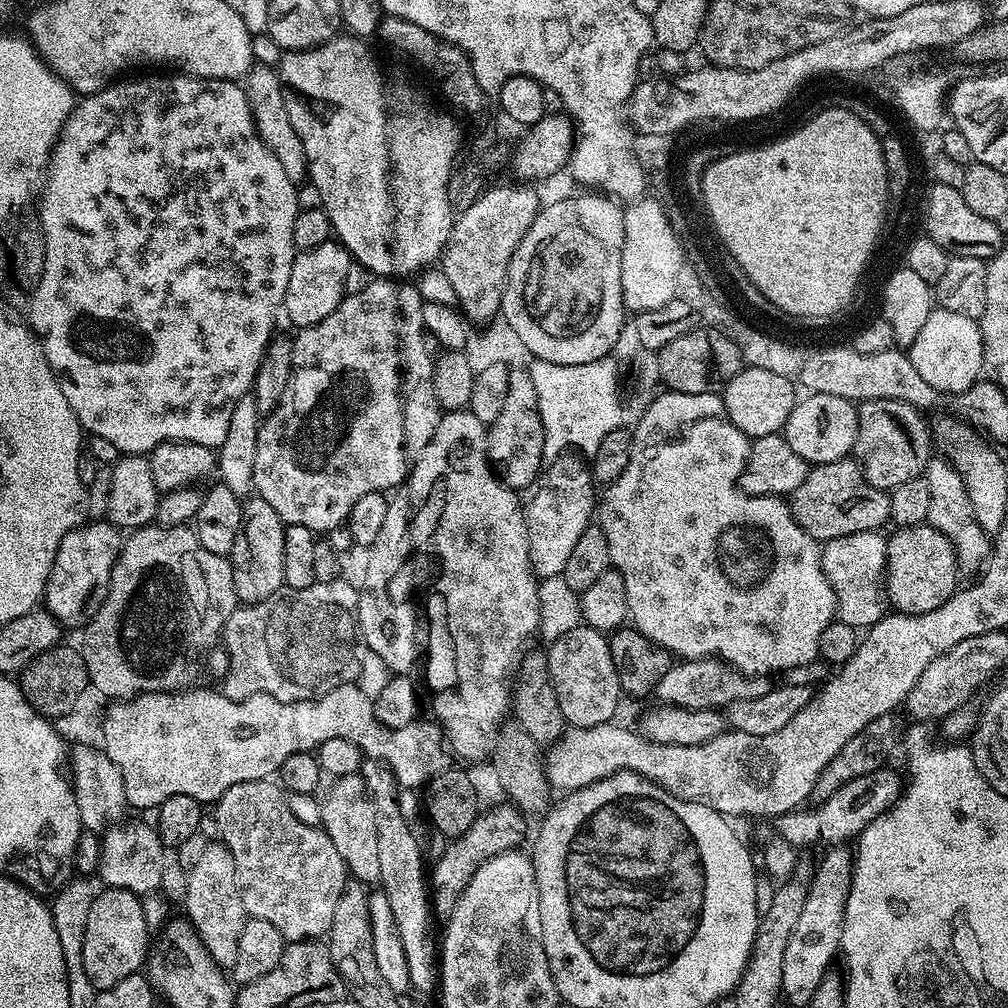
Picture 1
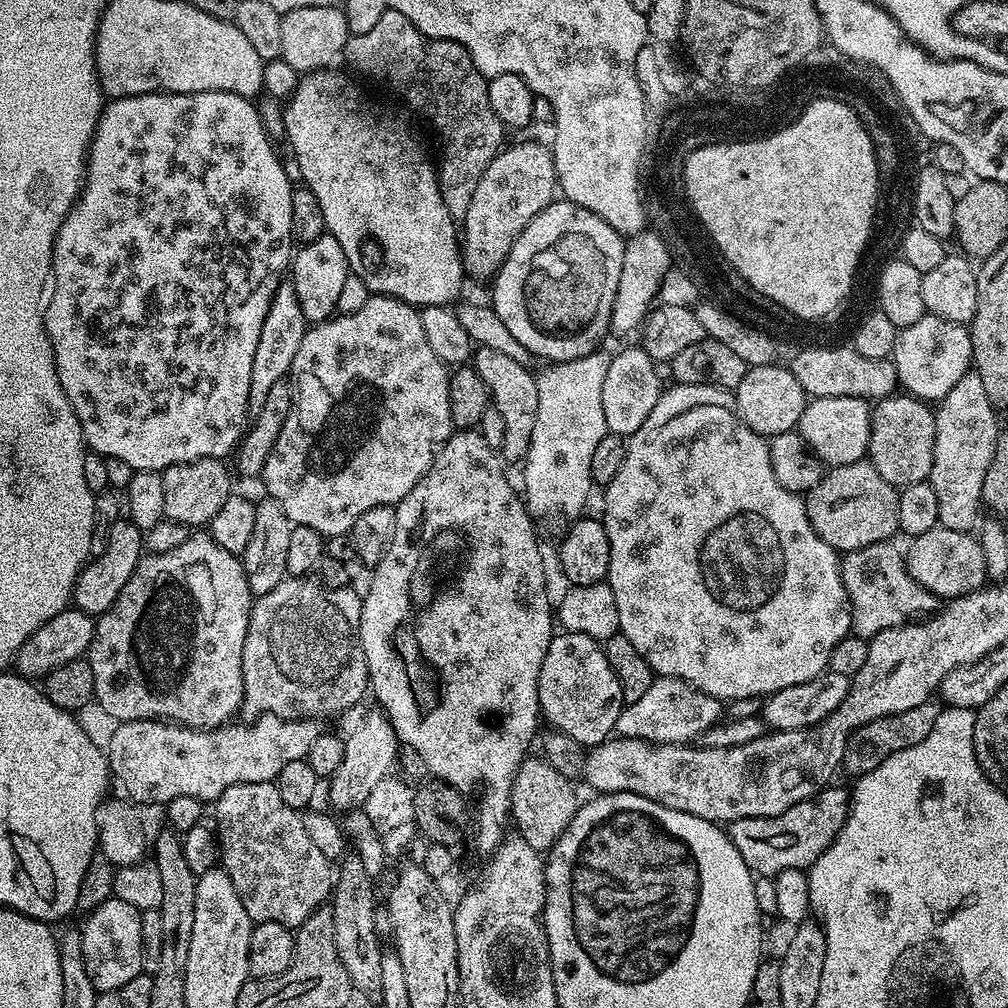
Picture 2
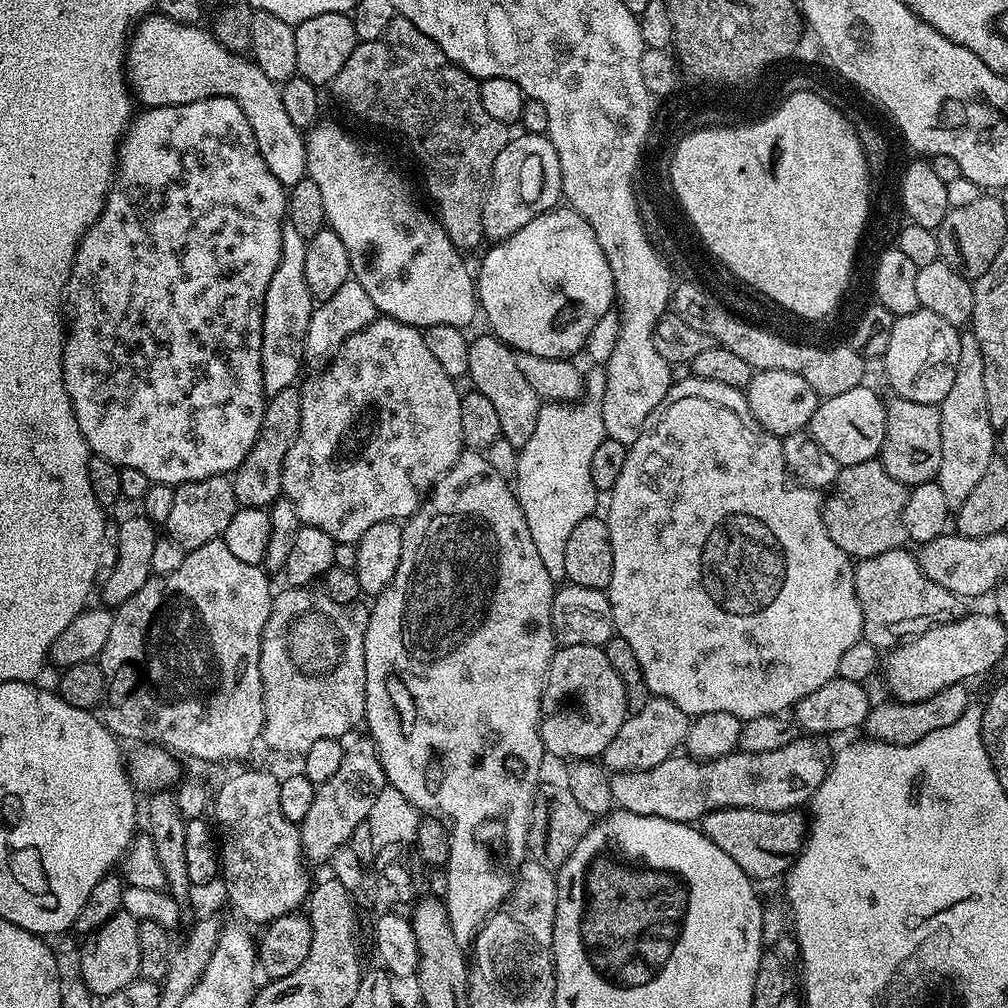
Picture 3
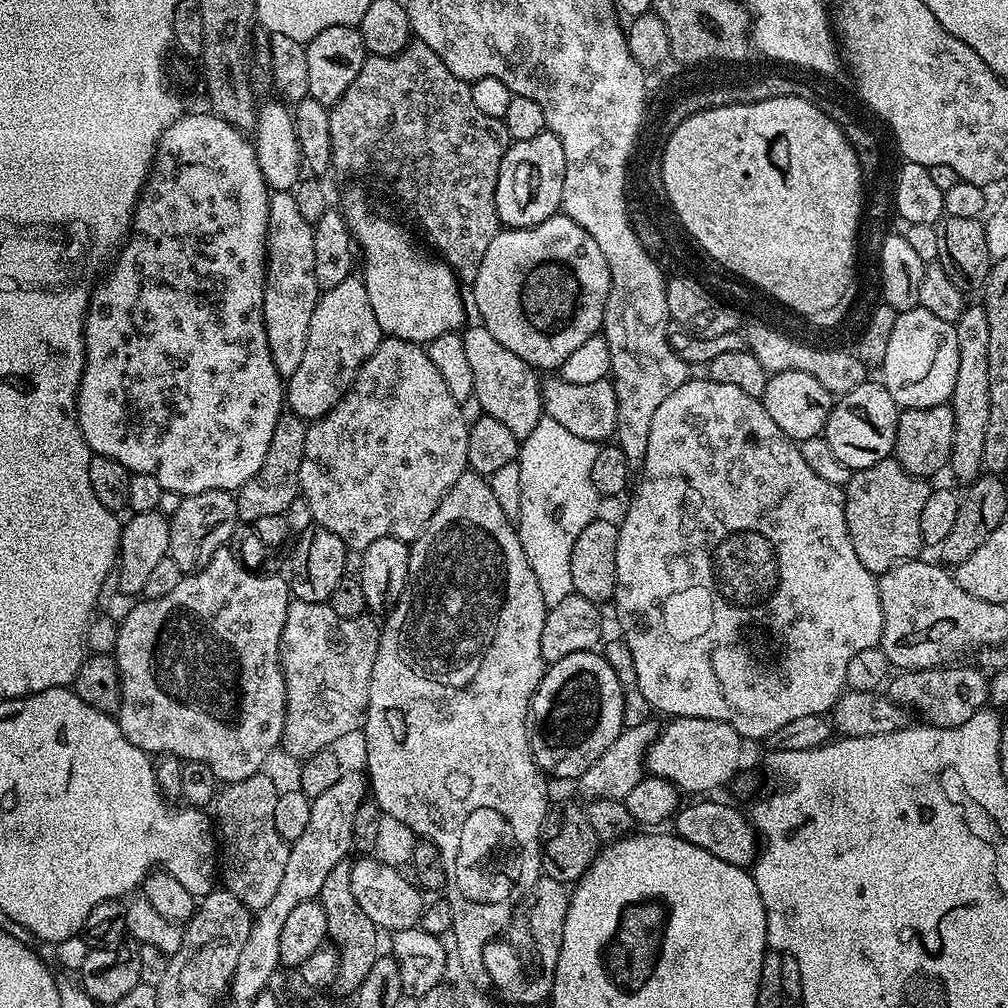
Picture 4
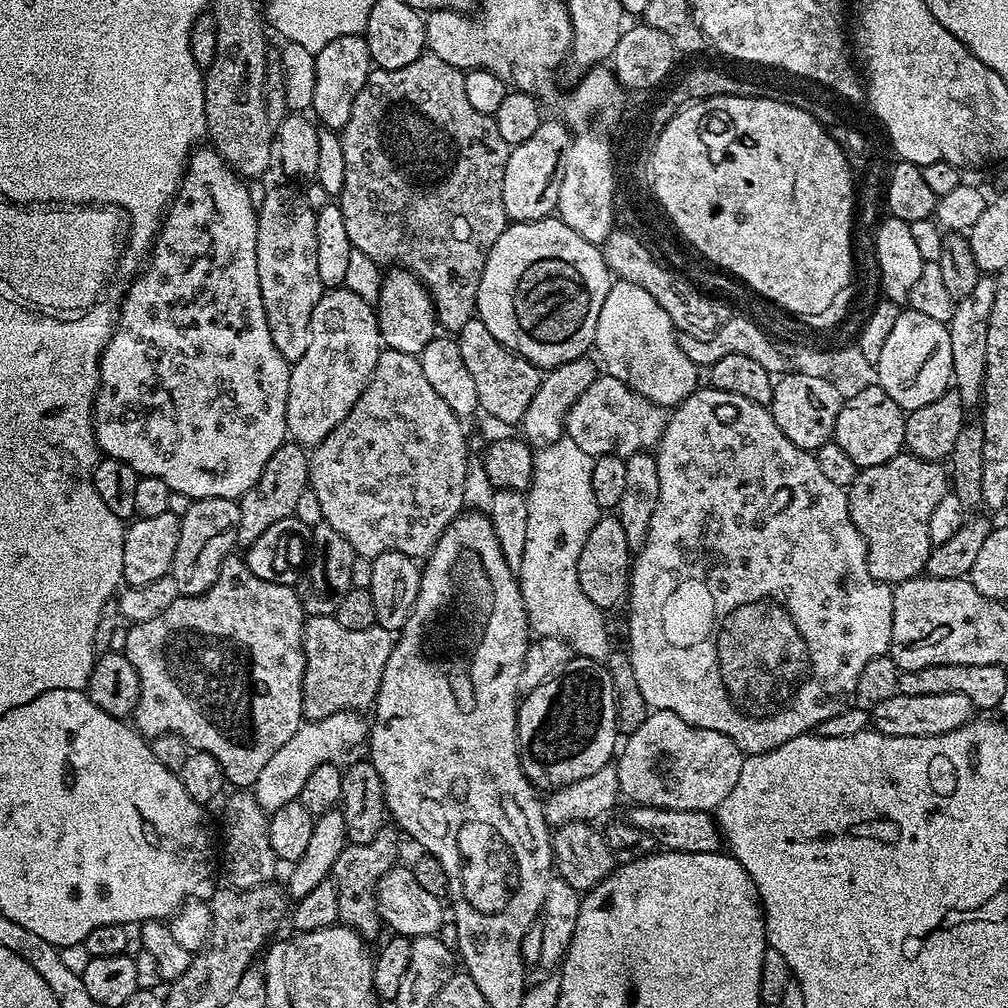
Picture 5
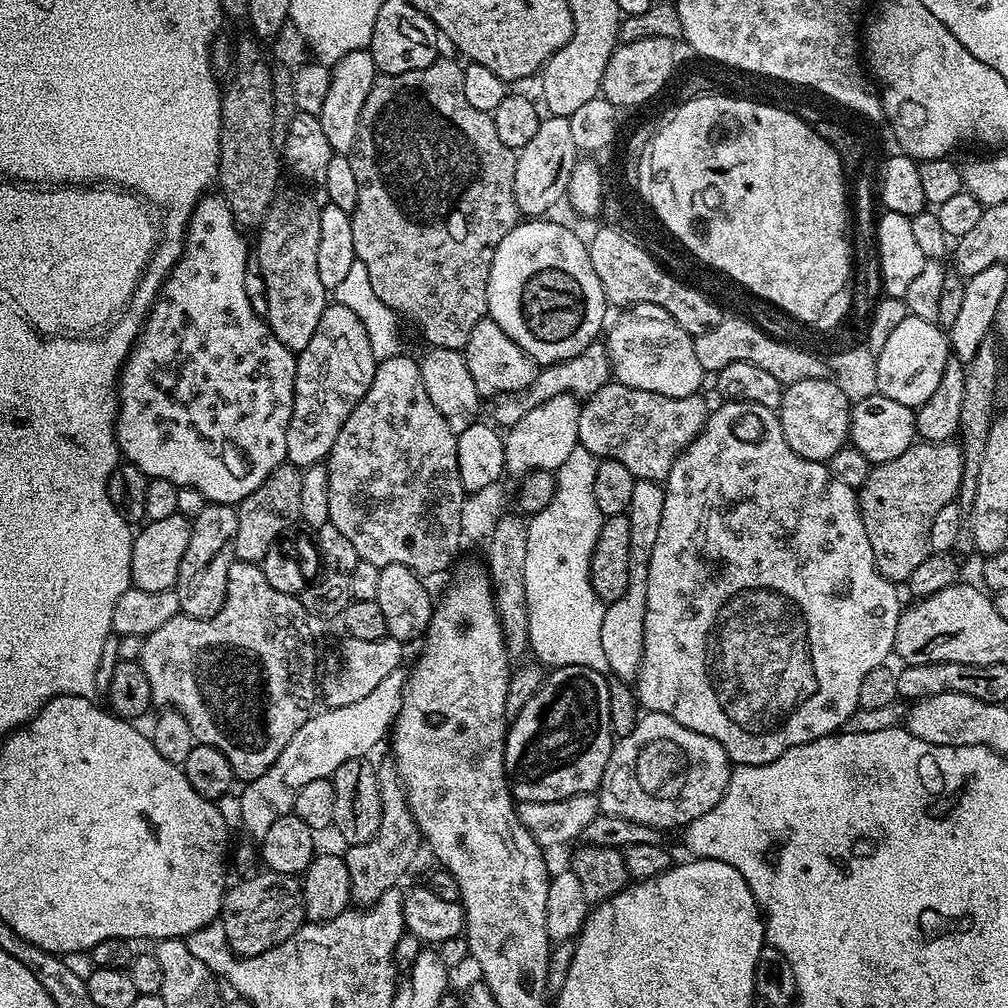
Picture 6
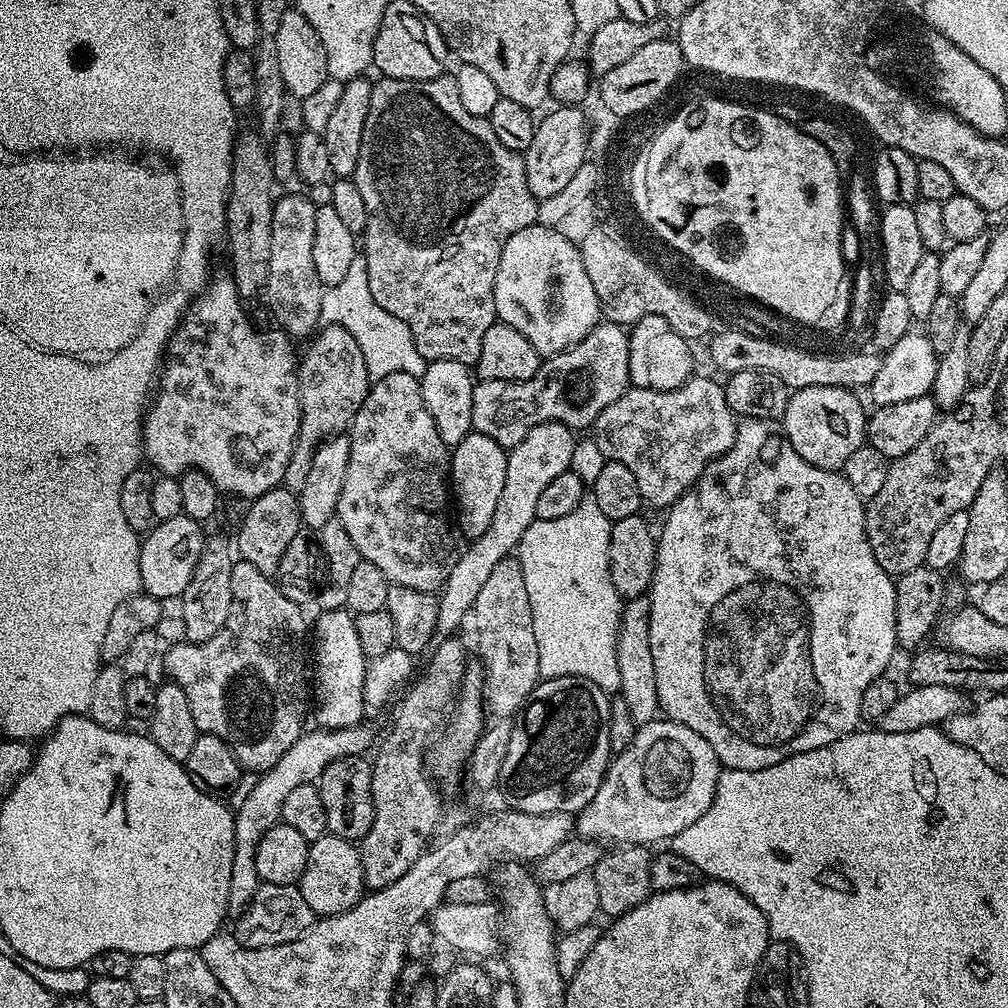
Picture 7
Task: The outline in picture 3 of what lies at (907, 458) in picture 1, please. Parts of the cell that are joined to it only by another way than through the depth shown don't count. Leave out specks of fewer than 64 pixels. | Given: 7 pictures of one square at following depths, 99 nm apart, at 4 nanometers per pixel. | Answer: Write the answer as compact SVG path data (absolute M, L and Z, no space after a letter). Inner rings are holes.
M899 398L887 405L886 438L880 447L879 461L886 474L905 486L935 480L942 462L942 418L935 404L910 402Z

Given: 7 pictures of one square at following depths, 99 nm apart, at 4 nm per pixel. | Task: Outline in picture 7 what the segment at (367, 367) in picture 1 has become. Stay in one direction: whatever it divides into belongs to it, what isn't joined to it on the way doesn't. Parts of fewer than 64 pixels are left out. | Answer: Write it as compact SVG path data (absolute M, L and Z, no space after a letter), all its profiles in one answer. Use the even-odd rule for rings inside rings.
M386 374L386 378L375 381L371 385L360 409L353 417L346 435L350 442L350 462L346 466L346 482L342 482L342 494L338 498L336 517L346 526L346 534L358 546L360 559L374 562L382 574L386 574L389 585L410 586L410 590L422 590L423 592L435 593L443 588L447 582L451 567L454 566L458 547L452 541L452 524L448 521L450 516L450 448L442 442L442 436L438 434L438 426L434 426L434 418L430 418L430 410L426 410L426 402L422 402L422 390L419 379L410 374Z

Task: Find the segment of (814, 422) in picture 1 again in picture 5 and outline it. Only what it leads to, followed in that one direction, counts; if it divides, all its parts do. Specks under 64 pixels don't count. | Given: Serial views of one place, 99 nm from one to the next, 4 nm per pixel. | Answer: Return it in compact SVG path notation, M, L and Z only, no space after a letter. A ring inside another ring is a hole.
M864 386L853 392L856 393L849 400L847 397L841 403L834 442L842 446L846 454L850 454L857 469L878 466L890 458L899 456L904 448L904 409L879 386Z

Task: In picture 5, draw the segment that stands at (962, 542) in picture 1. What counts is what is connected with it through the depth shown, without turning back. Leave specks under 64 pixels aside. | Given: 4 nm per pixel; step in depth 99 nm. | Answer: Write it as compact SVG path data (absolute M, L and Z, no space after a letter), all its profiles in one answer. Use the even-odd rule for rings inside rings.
M981 275L974 285L974 291L956 302L954 318L947 324L950 334L950 354L952 355L952 378L954 391L959 394L965 409L979 405L984 398L986 378L986 330L990 330L990 310L994 306L996 282L991 275Z

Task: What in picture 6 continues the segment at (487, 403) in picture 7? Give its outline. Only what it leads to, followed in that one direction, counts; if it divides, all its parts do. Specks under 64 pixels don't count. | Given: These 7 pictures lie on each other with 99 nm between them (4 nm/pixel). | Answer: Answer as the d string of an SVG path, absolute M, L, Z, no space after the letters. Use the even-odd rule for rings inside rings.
M600 342L591 344L586 346L586 350L582 350L582 354L574 358L541 367L536 373L534 382L526 390L495 397L493 404L496 405L492 408L493 414L496 415L495 423L504 424L503 426L516 424L527 411L534 409L536 404L544 403L555 395L570 394L577 398L587 398L594 395L604 384L609 383L609 380L610 365L607 347Z

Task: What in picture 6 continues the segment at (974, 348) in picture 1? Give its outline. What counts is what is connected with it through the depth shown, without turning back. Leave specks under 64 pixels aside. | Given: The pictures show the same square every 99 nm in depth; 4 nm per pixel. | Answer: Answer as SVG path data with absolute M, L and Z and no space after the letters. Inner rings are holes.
M910 314L890 333L890 338L886 338L886 346L882 346L882 354L878 357L880 366L874 373L875 391L915 410L934 394L948 359L950 345L945 329L931 320Z

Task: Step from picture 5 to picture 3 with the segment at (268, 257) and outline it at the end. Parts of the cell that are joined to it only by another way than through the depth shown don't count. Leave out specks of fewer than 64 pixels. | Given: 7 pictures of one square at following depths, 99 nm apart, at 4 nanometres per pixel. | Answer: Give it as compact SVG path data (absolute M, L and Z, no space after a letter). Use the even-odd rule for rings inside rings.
M285 223L282 230L282 254L278 258L278 270L274 270L274 278L270 278L270 286L266 286L264 299L264 317L262 318L262 382L267 397L293 387L295 380L301 379L300 367L305 367L304 343L306 330L310 326L314 301L310 294L310 286L306 286L306 250L308 241L294 230L294 226Z

